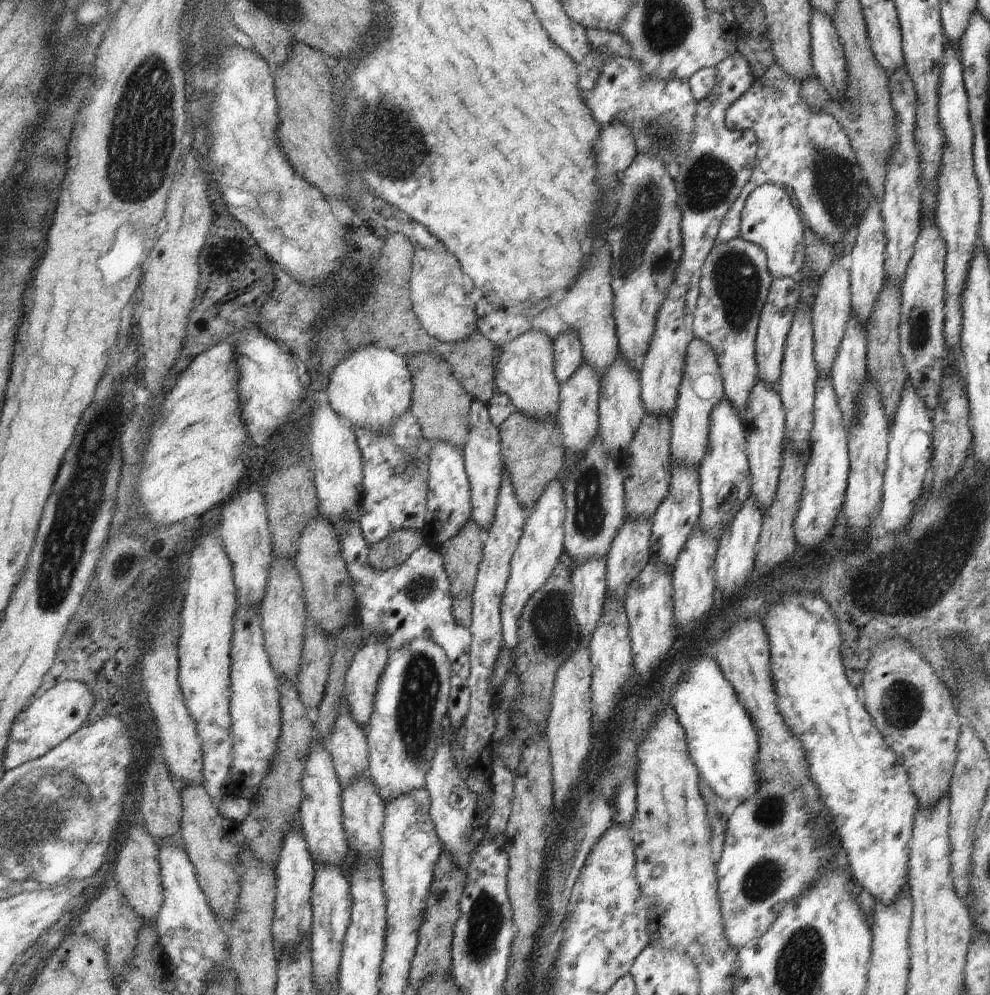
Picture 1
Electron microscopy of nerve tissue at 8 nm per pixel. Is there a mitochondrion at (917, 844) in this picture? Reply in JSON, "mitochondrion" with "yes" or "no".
{"mitochondrion":"no"}

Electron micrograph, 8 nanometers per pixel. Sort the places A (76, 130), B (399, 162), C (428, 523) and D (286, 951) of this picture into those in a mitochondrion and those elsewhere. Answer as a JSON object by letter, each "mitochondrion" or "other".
{"A":"other","B":"mitochondrion","C":"other","D":"other"}

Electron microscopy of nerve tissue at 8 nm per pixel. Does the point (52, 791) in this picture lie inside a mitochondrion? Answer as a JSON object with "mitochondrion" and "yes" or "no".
{"mitochondrion":"yes"}

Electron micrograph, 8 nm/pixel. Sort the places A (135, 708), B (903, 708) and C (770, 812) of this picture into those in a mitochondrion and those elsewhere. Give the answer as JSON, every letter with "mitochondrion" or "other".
{"A":"other","B":"mitochondrion","C":"mitochondrion"}

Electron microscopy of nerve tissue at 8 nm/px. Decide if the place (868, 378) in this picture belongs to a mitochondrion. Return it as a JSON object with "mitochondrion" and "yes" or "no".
{"mitochondrion":"no"}

